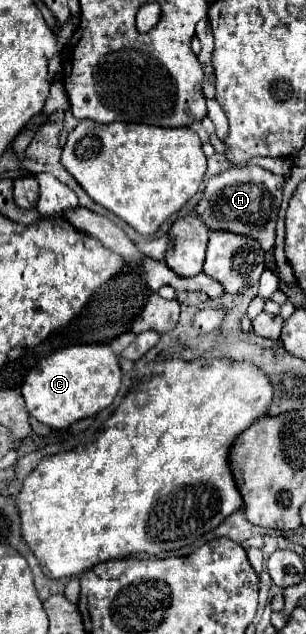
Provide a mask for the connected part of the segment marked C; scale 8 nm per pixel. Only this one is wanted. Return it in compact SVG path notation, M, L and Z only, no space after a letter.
M69 345L61 347L33 367L21 385L29 415L51 429L67 429L83 417L97 415L109 407L121 387L119 357L109 345Z

